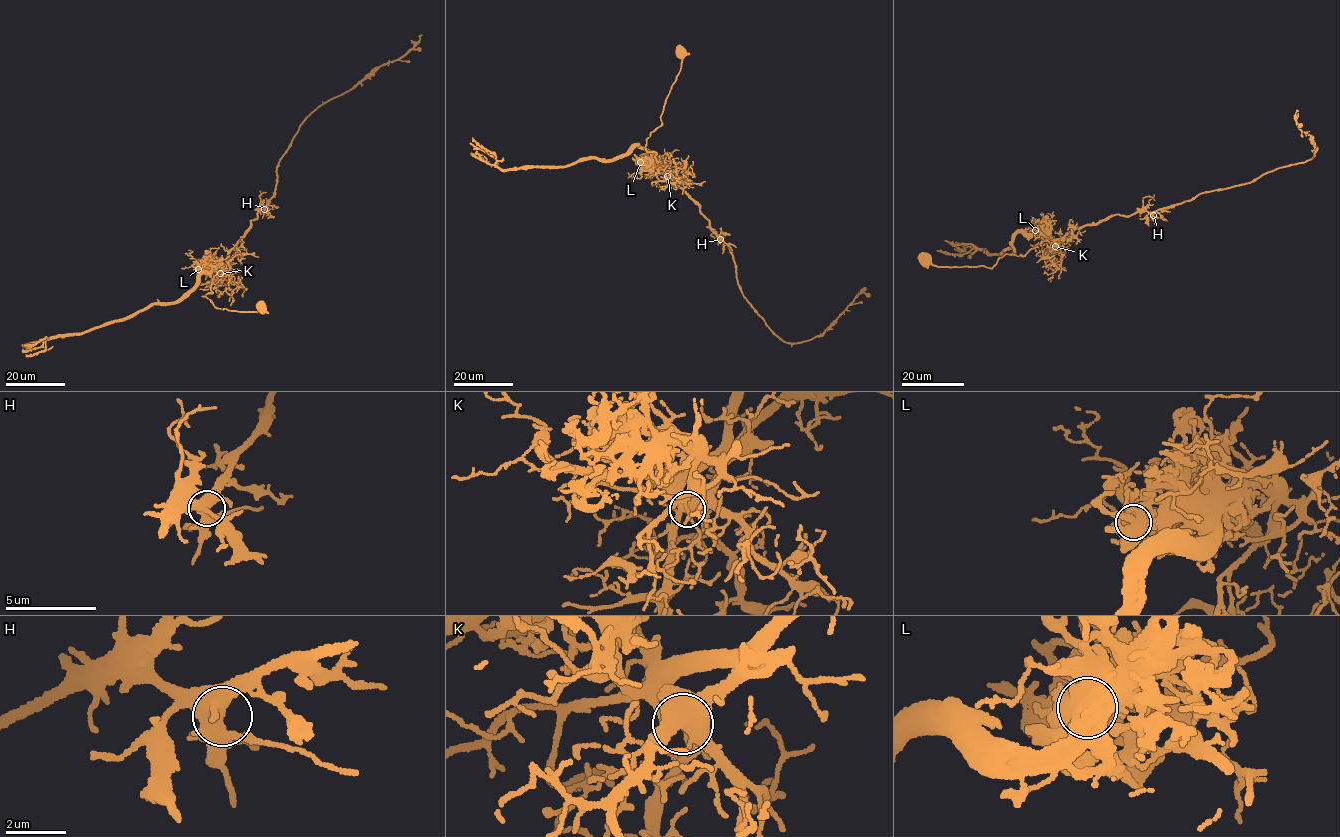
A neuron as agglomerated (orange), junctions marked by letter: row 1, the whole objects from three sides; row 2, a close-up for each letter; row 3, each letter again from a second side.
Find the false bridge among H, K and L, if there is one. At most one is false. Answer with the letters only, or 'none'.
L

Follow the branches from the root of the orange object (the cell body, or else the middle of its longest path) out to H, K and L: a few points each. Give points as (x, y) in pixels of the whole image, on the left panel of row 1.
H: (260, 308), (242, 312), (217, 308), (202, 296), (211, 294), (212, 278), (250, 221), (261, 208), (264, 209)
K: (260, 308), (257, 311), (242, 312), (217, 308), (202, 296), (211, 294), (212, 278), (220, 273)
L: (260, 308), (242, 312), (217, 308), (202, 296), (211, 294), (212, 278), (217, 271), (198, 269)

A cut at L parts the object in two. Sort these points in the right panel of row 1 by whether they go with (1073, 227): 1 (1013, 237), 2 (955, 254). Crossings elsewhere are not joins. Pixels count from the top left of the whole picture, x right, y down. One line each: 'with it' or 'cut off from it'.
1: cut off from it
2: cut off from it

